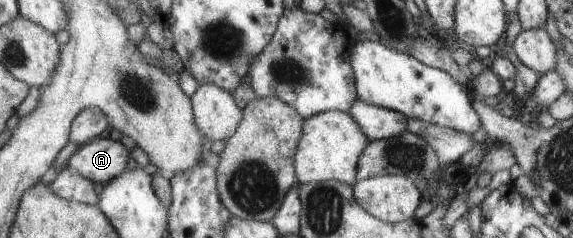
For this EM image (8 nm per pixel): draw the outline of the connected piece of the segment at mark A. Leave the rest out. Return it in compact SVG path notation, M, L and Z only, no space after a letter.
M95 137L79 146L70 156L68 164L86 179L103 187L127 169L130 153L123 143Z

